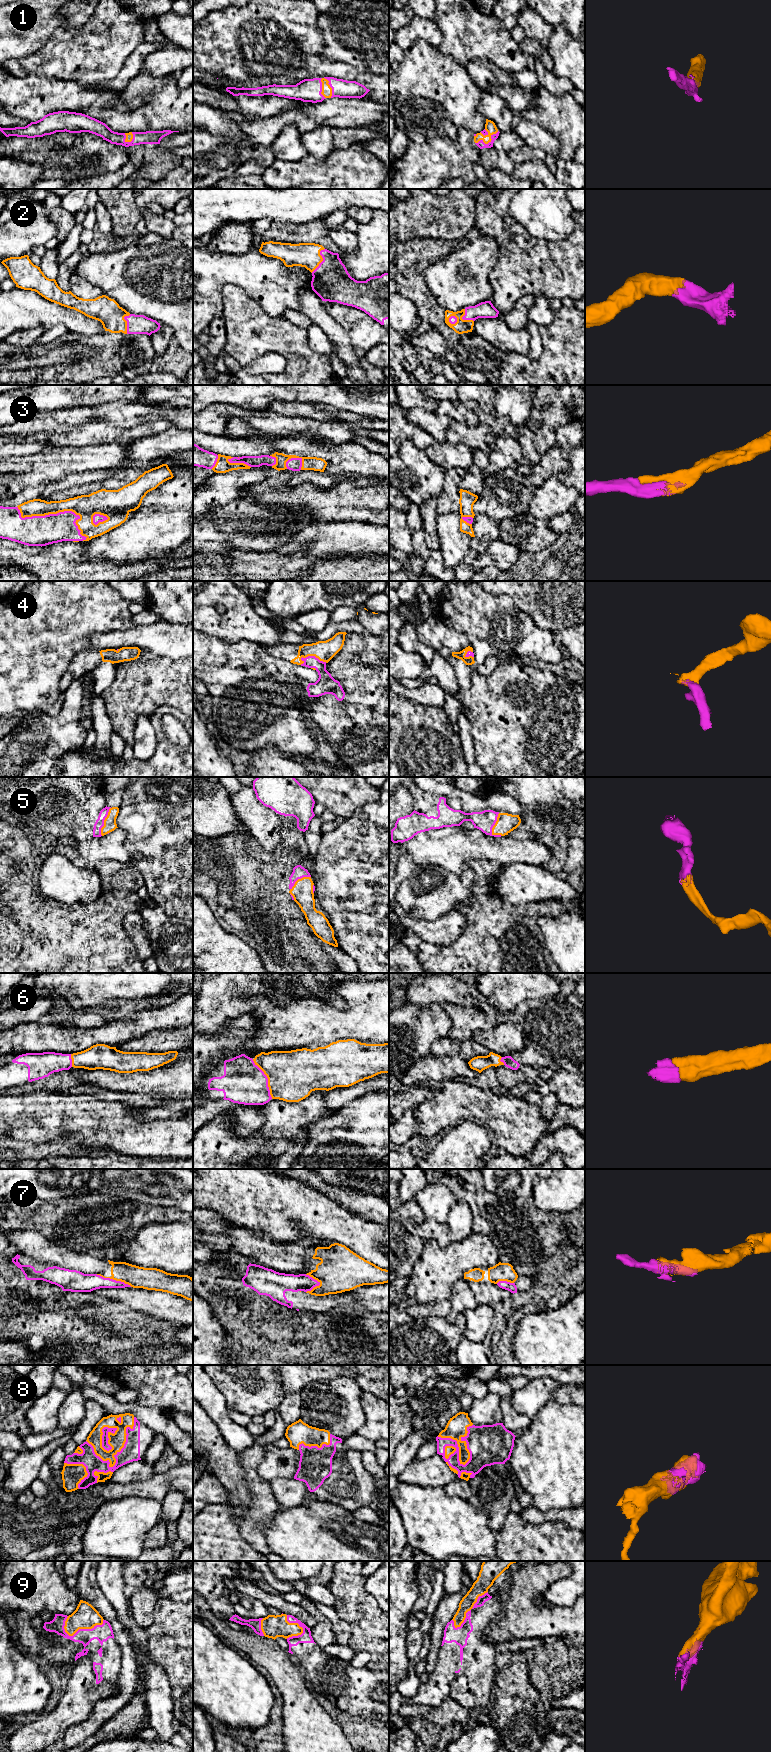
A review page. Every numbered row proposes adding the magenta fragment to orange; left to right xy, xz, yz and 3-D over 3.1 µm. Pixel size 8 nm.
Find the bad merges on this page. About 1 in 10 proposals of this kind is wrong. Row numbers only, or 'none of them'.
7

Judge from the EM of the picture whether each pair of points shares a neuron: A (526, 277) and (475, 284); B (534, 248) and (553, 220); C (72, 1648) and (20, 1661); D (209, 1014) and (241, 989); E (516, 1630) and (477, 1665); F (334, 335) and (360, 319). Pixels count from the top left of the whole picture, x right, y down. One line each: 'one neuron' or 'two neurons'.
A: two neurons
B: two neurons
C: two neurons
D: one neuron
E: two neurons
F: two neurons

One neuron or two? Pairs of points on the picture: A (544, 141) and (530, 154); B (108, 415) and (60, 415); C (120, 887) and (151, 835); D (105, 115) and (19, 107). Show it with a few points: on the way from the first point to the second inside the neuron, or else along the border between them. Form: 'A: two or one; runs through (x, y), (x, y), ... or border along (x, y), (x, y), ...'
A: two; border along (525, 143), (531, 147), (538, 147), (545, 153)
B: one; runs through (96, 414), (72, 415)
C: two; border along (129, 862), (140, 873), (144, 884)
D: one; runs through (84, 101), (40, 101)

